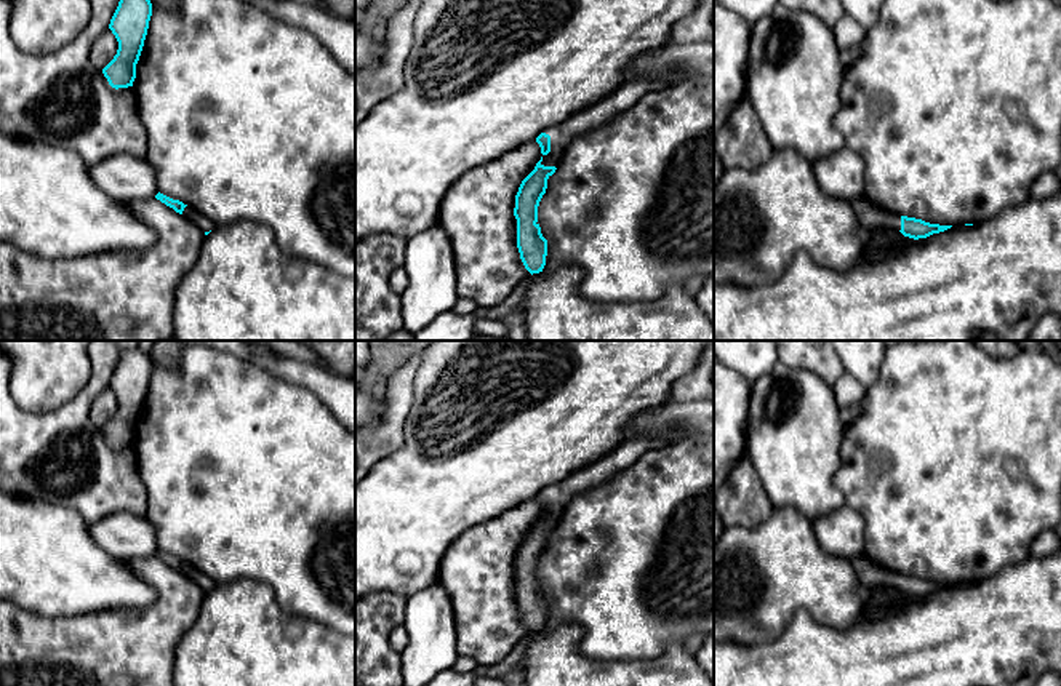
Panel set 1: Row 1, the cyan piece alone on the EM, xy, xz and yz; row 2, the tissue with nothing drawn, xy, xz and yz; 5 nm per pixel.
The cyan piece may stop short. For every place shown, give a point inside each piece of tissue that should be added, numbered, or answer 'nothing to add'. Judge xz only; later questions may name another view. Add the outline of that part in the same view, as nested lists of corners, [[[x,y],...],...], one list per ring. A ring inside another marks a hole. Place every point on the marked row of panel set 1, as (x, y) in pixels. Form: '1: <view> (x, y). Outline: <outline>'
1: xz (604, 111). Outline: [[[640,77],[631,82],[624,82],[605,99],[571,115],[560,125],[544,130],[544,133],[551,136],[551,152],[543,155],[541,165],[557,168],[565,149],[575,138],[613,120],[616,115],[632,107],[642,96],[664,90],[669,85],[671,83],[666,80],[658,80],[653,77]]]

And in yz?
1: yz (871, 218). Outline: [[[864,195],[851,200],[853,211],[863,232],[872,233],[875,230],[901,230],[901,216],[885,211],[877,203],[871,201]]]

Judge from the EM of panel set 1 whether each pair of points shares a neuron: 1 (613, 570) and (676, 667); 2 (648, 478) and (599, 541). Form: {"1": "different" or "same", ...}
{"1": "different", "2": "same"}

